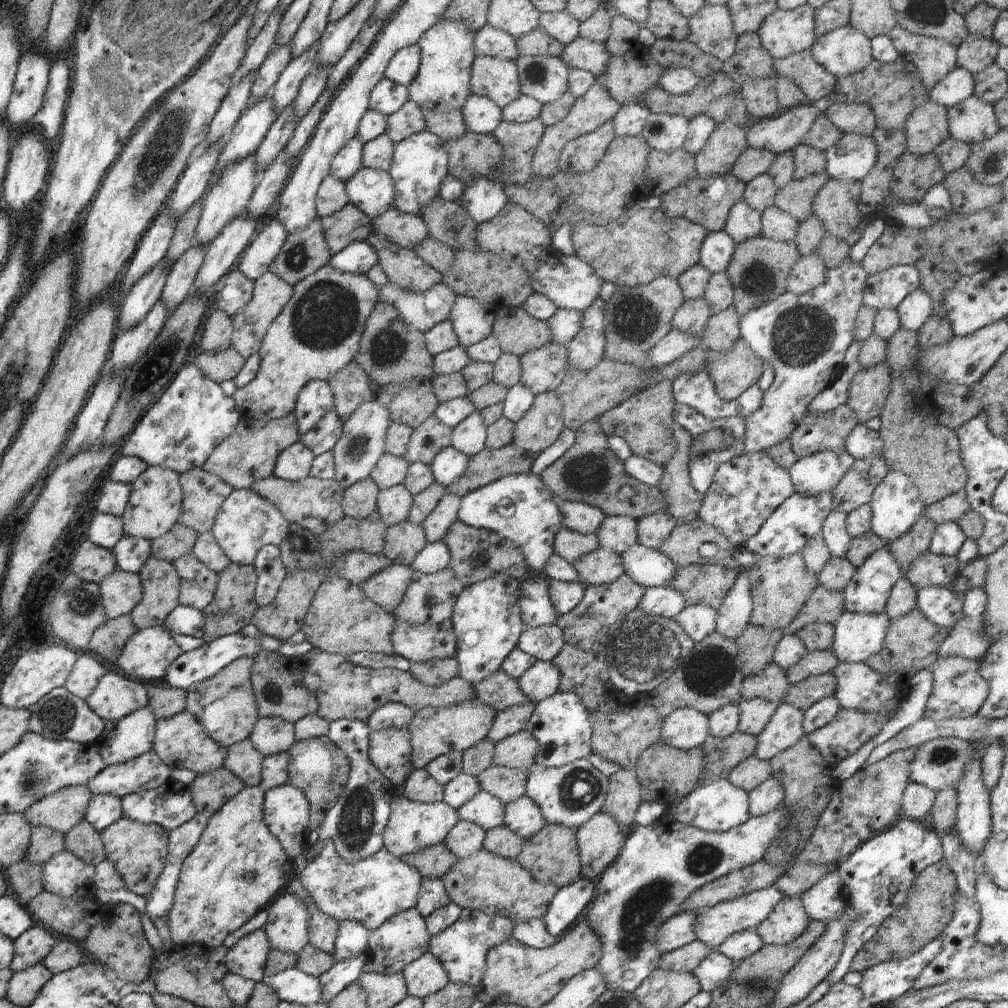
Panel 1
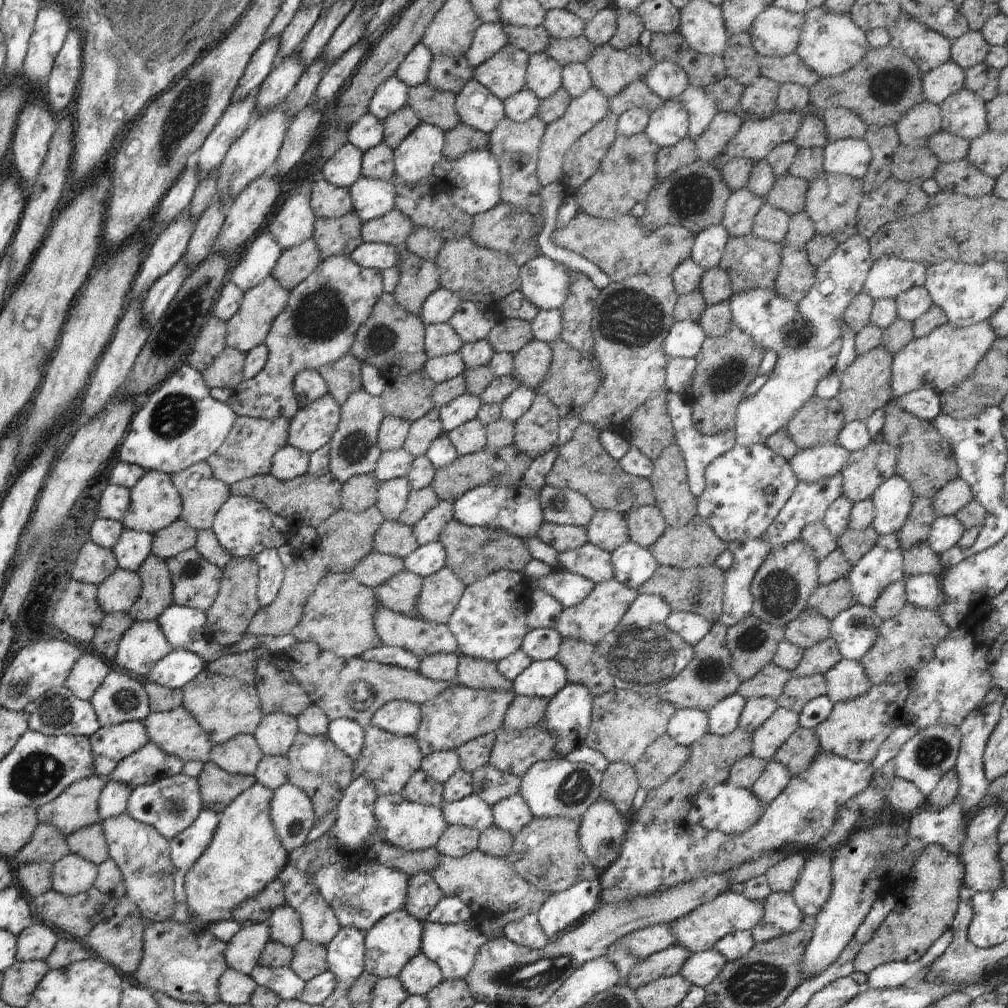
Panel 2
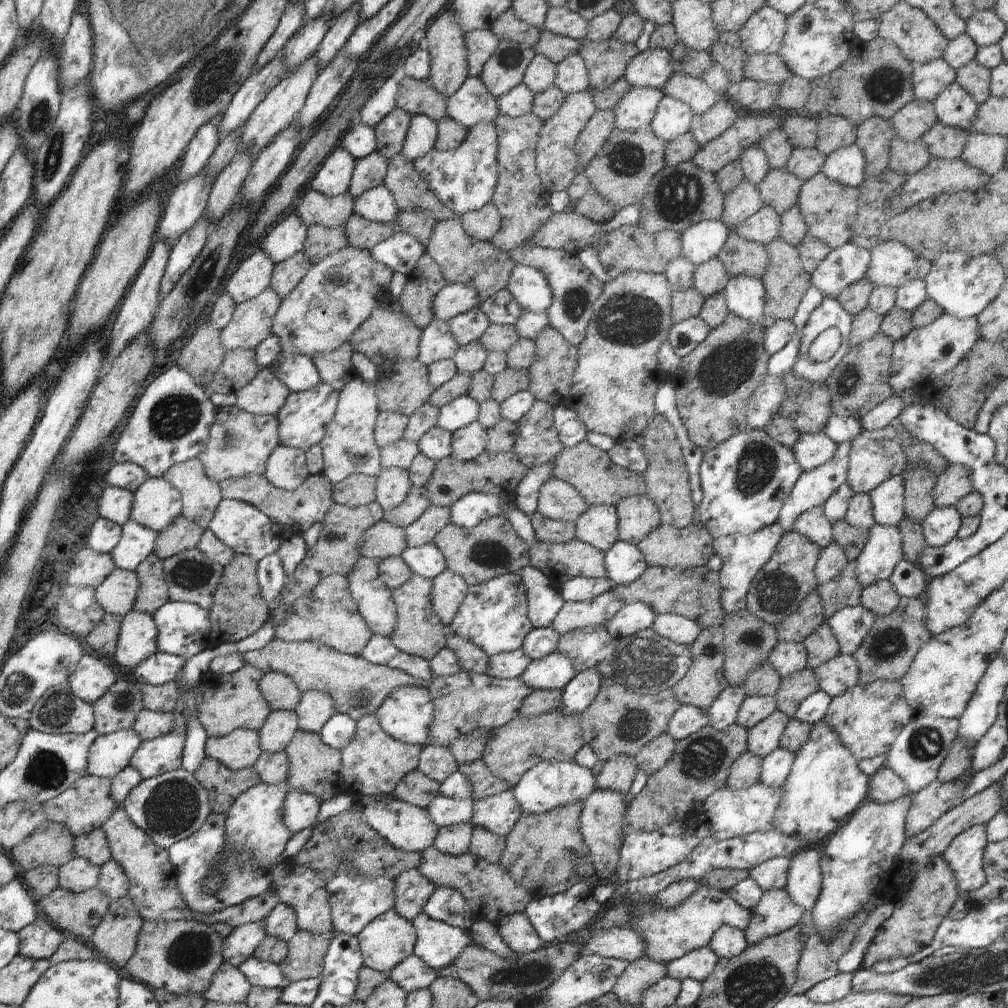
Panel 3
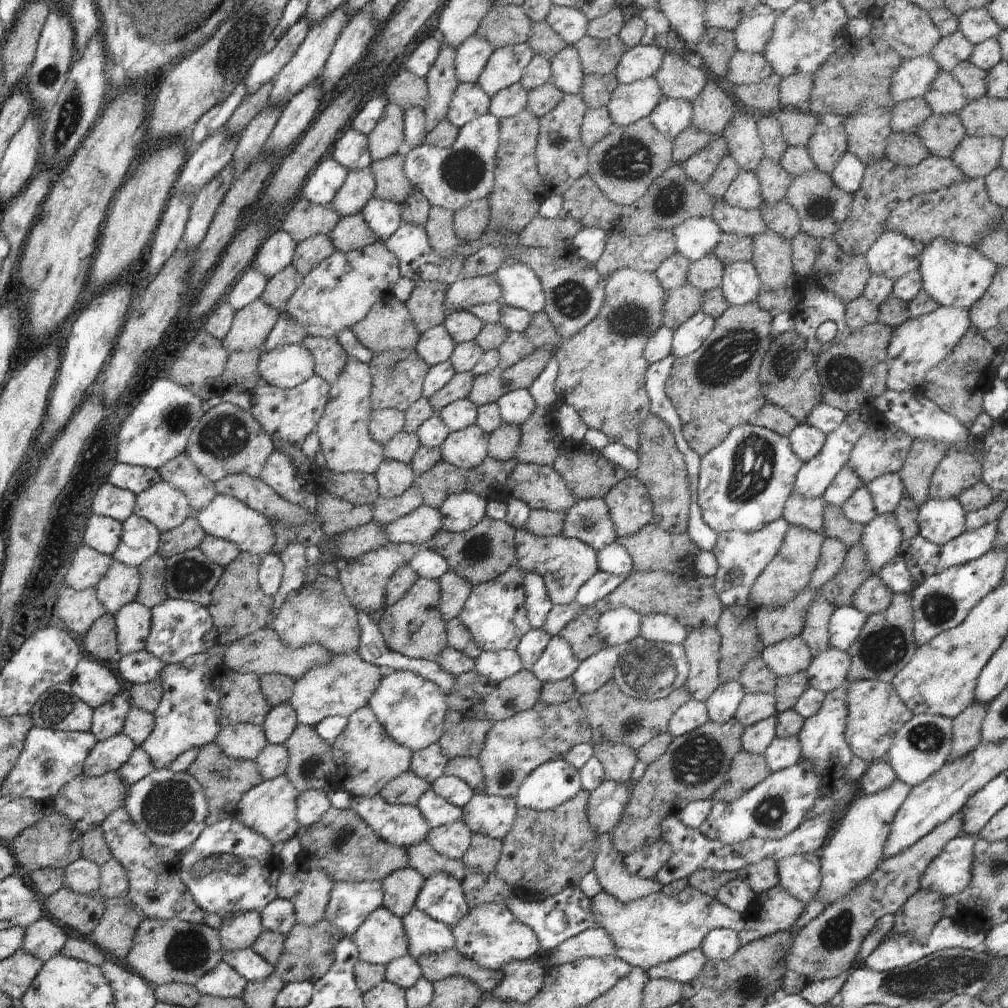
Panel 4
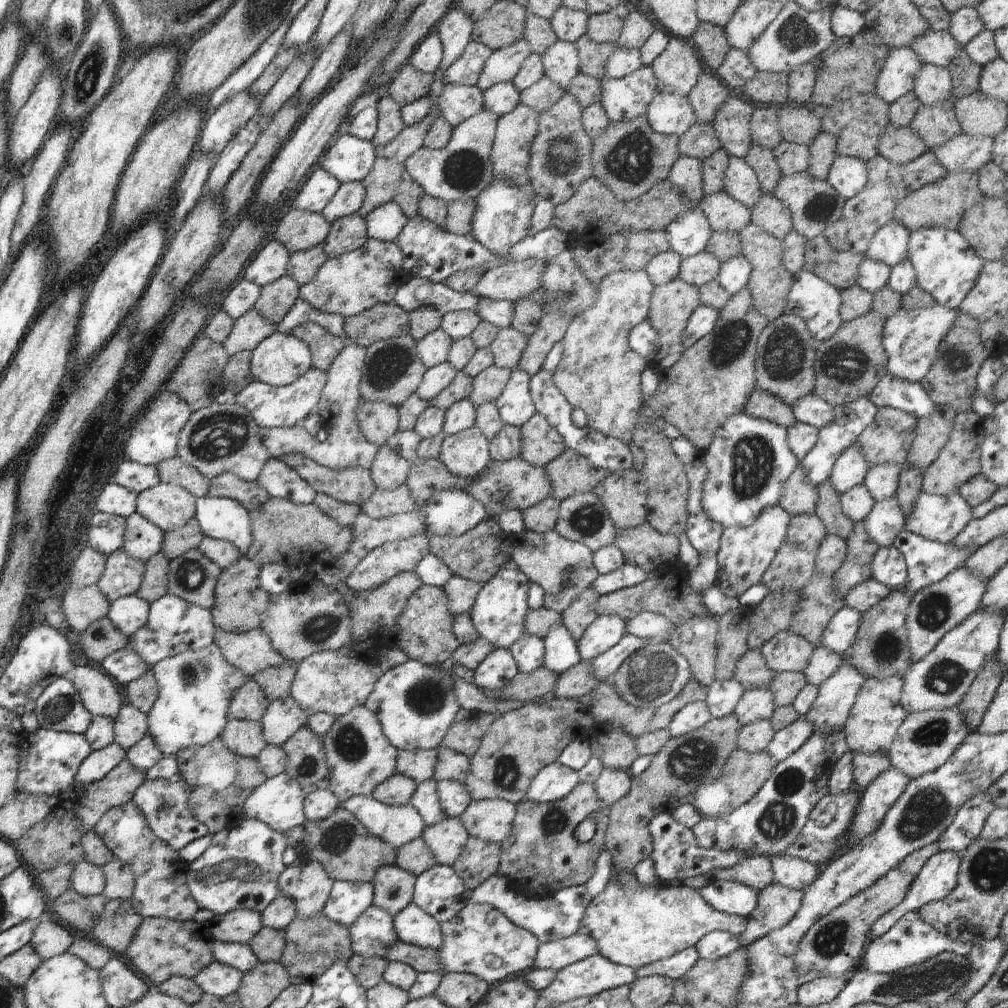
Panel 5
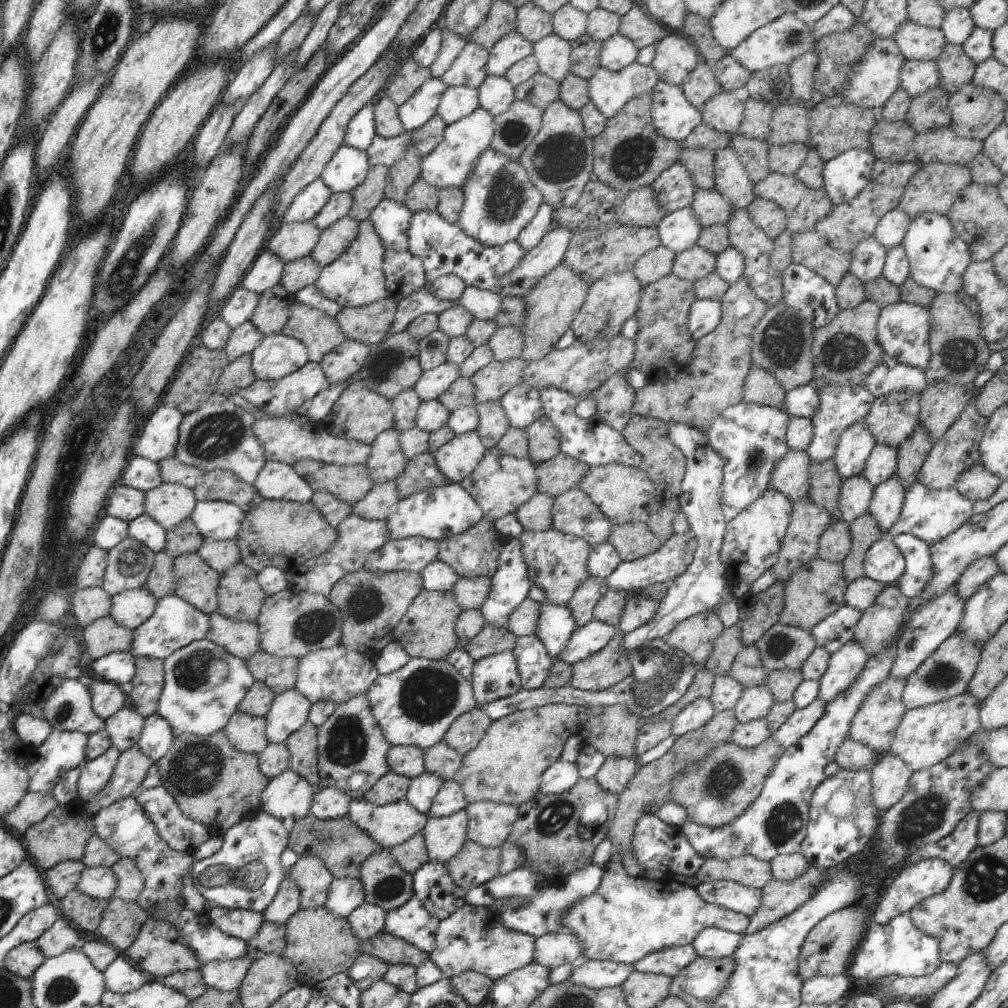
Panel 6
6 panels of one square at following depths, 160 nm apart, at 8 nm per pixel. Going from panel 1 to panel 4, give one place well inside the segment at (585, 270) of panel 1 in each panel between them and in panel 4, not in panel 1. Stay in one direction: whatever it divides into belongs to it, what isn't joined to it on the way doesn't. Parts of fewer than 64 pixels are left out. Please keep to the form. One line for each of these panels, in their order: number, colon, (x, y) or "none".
2: (544, 282)
3: (528, 286)
4: (521, 288)

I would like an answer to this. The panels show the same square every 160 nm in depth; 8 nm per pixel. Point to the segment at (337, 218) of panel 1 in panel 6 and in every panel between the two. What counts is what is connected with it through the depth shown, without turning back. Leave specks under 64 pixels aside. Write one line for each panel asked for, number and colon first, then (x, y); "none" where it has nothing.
2: (342, 236)
3: (320, 242)
4: (308, 253)
5: (302, 266)
6: (300, 273)

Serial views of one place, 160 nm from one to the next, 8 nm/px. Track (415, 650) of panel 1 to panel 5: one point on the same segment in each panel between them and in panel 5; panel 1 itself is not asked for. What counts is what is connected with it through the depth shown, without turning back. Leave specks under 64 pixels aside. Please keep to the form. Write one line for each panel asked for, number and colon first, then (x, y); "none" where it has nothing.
2: (421, 637)
3: (372, 597)
4: (364, 579)
5: (378, 566)

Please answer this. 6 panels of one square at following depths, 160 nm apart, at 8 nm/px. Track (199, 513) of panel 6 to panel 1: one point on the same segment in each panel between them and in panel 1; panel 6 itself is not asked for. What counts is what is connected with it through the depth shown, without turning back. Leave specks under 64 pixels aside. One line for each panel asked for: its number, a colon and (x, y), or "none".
1: (246, 522)
2: (244, 527)
3: (247, 531)
4: (225, 517)
5: (219, 518)

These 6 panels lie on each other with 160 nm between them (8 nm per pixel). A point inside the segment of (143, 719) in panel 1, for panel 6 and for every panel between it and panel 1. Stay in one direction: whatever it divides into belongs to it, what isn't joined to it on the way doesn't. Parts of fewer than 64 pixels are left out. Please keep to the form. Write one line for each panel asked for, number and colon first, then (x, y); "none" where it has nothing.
2: (110, 745)
3: (109, 754)
4: (108, 755)
5: (97, 764)
6: (95, 774)

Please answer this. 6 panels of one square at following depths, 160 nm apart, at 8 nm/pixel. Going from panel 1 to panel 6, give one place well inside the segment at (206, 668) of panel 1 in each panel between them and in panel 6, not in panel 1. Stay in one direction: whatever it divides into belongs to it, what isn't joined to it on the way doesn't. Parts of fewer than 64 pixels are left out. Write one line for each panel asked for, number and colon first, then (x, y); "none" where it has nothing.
2: (179, 667)
3: (160, 668)
4: (138, 667)
5: (123, 666)
6: (118, 668)

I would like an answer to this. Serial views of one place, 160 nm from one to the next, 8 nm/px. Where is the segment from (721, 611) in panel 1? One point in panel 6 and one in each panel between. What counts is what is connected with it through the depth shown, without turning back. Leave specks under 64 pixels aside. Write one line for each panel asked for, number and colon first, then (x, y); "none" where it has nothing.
2: (748, 555)
3: (743, 555)
4: (741, 557)
5: (744, 554)
6: (753, 536)

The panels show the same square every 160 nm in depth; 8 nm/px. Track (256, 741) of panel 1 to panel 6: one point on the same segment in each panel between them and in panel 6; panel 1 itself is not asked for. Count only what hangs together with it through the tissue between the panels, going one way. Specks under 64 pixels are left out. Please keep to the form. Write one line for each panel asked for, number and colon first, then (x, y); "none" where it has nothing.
2: (276, 733)
3: (279, 727)
4: (280, 722)
5: (283, 718)
6: (289, 710)

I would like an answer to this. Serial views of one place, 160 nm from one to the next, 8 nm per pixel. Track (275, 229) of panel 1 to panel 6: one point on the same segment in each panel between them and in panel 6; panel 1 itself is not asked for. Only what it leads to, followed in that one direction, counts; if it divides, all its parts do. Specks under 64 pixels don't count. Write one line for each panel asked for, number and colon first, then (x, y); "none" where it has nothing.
2: (257, 264)
3: (253, 276)
4: (251, 285)
5: (239, 300)
6: (238, 308)

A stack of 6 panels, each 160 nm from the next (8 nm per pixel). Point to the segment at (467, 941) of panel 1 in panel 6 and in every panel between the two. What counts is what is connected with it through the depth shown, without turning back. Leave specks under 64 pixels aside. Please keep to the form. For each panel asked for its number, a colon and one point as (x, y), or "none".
2: (453, 948)
3: (437, 944)
4: (426, 936)
5: (413, 926)
6: (410, 922)

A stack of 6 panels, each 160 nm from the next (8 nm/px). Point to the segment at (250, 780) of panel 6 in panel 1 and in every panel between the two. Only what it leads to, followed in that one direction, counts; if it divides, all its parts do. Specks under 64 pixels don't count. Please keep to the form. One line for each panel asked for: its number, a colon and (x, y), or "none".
1: (210, 791)
2: (219, 788)
3: (223, 784)
4: (224, 779)
5: (219, 781)

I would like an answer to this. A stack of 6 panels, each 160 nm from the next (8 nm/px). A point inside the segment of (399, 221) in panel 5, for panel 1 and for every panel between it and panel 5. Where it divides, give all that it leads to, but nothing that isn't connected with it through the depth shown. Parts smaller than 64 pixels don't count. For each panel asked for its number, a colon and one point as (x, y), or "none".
1: (371, 190)
2: (372, 198)
3: (378, 205)
4: (383, 217)

